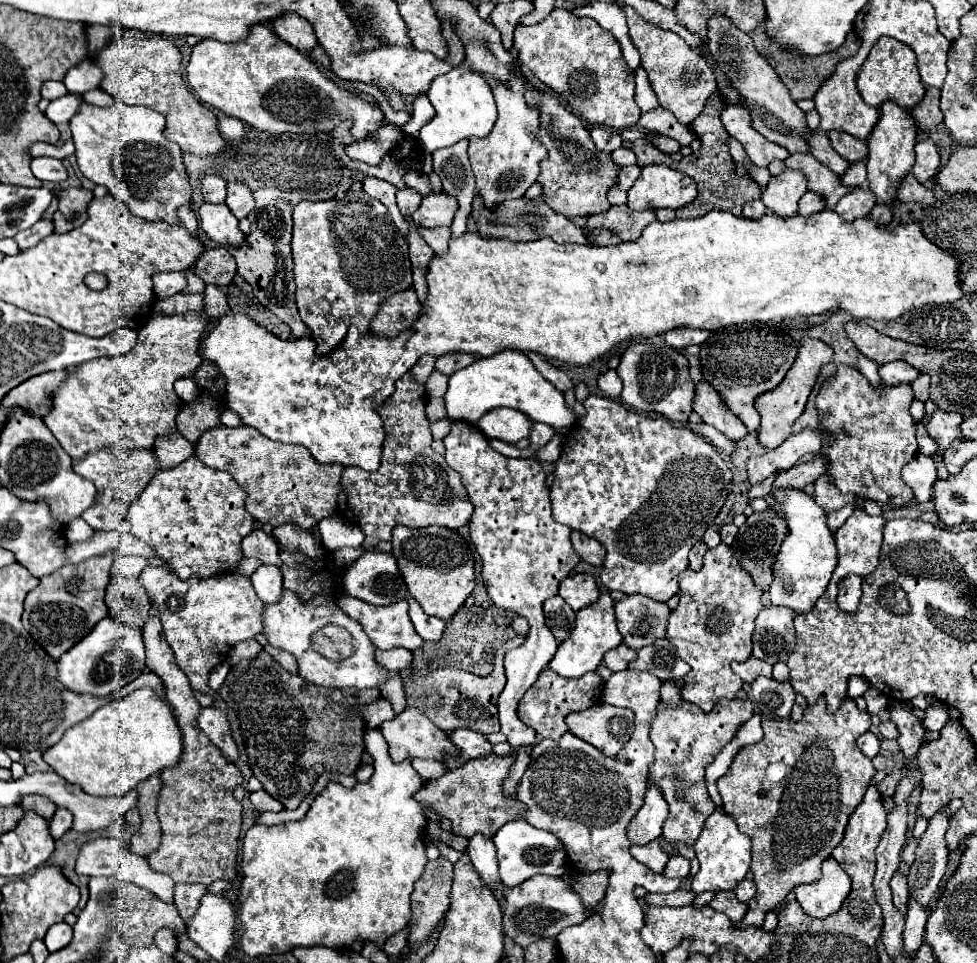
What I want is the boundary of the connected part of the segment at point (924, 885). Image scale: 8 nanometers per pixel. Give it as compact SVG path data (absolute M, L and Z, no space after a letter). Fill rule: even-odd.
M942 807L940 813L930 819L928 829L918 843L916 861L908 871L908 897L920 901L926 911L930 909L930 901L938 893L940 881L946 873L948 849L944 833L948 829L948 819L948 807Z

